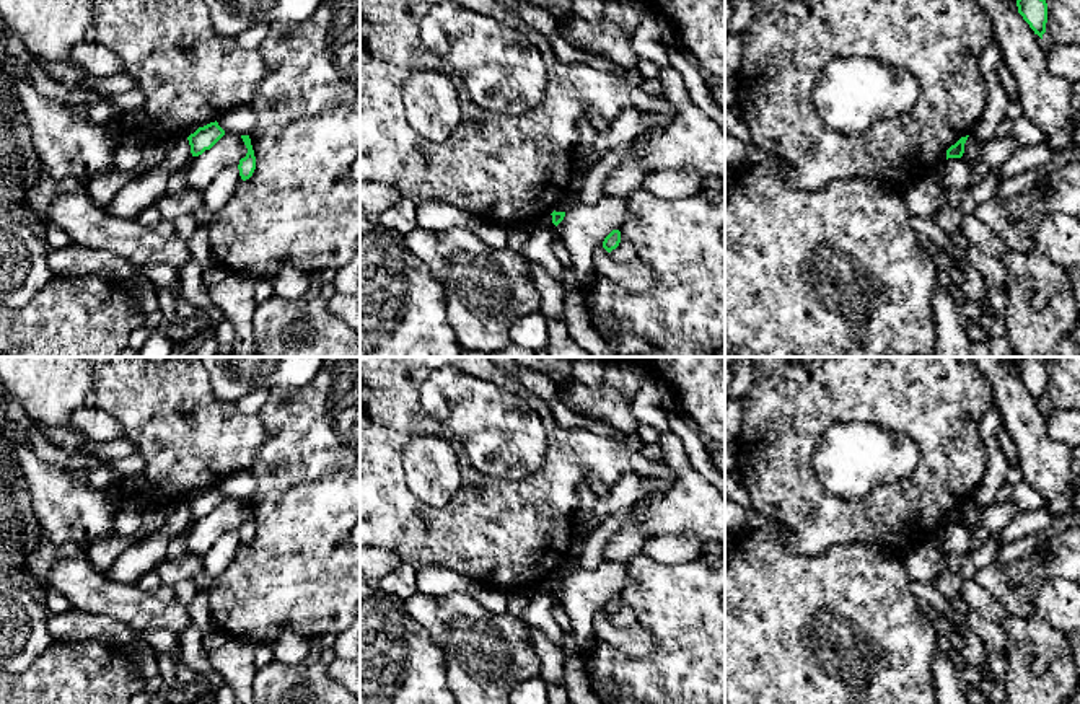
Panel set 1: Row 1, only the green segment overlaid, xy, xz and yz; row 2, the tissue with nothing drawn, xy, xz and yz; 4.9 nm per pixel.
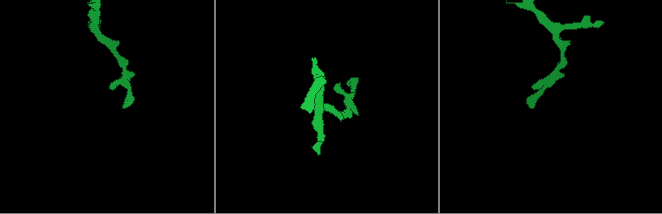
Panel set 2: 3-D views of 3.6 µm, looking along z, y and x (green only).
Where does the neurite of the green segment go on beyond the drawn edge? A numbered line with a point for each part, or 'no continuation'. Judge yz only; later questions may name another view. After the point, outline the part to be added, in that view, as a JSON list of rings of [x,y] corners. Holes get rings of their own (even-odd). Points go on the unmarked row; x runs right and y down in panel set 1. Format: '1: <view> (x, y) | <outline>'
no continuation

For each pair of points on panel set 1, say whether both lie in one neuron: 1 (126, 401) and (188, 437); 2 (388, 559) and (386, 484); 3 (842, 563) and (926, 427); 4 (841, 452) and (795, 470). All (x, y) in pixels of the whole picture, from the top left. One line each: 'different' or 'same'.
1: same
2: different
3: different
4: different

